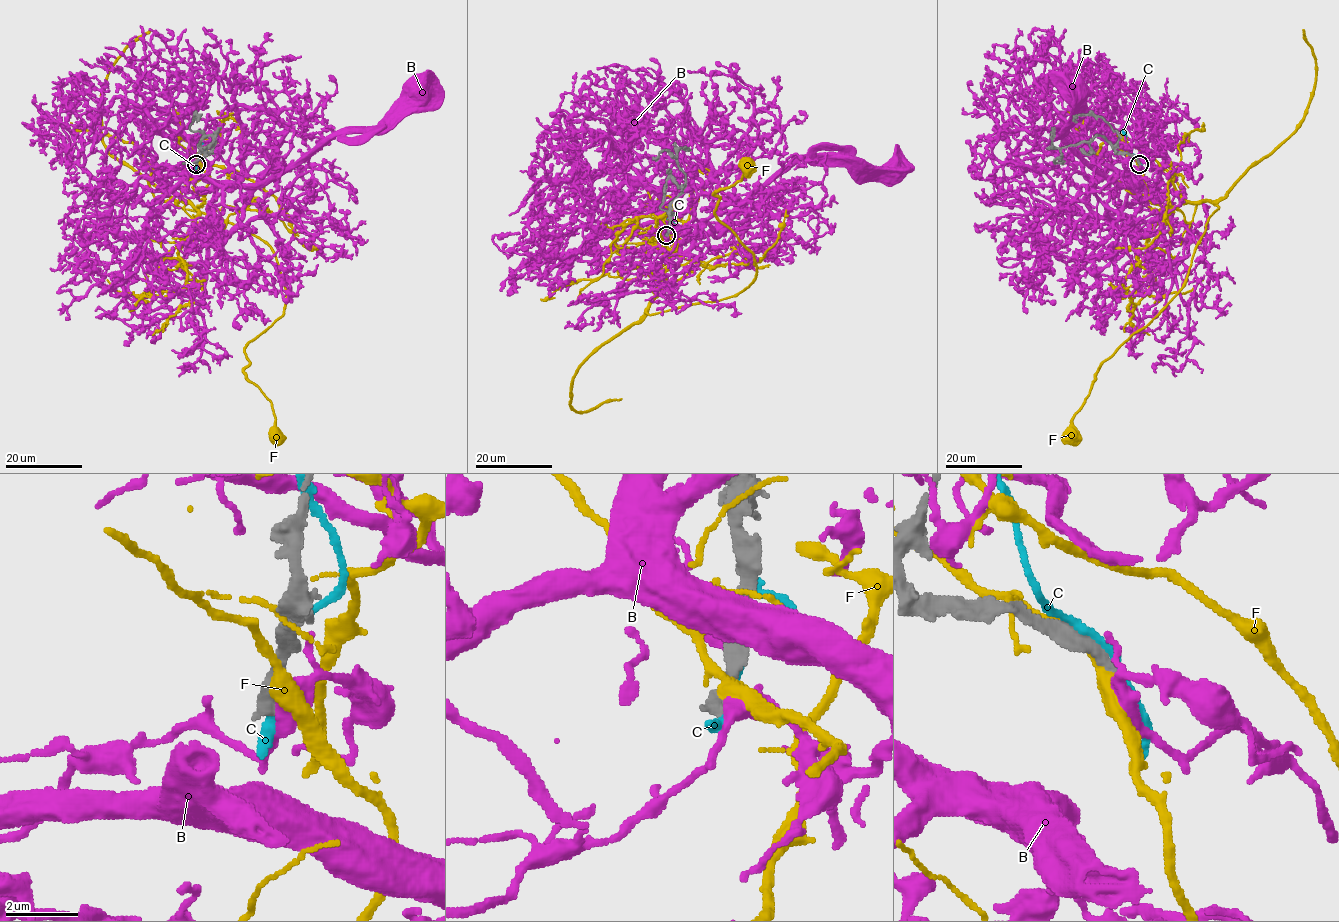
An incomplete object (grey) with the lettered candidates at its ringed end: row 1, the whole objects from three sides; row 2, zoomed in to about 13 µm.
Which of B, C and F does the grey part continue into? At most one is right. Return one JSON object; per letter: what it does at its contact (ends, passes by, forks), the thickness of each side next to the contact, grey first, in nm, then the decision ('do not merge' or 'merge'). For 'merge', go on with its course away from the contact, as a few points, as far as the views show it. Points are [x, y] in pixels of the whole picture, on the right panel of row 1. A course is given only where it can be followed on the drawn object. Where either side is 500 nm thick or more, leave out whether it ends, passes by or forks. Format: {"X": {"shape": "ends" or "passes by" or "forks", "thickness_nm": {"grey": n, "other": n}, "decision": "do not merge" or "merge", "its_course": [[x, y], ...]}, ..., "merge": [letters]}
{"B": {"shape": "passes by", "thickness_nm": {"grey": 440, "other": 460}, "decision": "do not merge"}, "C": {"shape": "passes by", "thickness_nm": {"grey": 360, "other": 170}, "decision": "do not merge"}, "F": {"shape": "passes by", "thickness_nm": {"grey": 340, "other": 400}, "decision": "do not merge"}, "merge": []}

